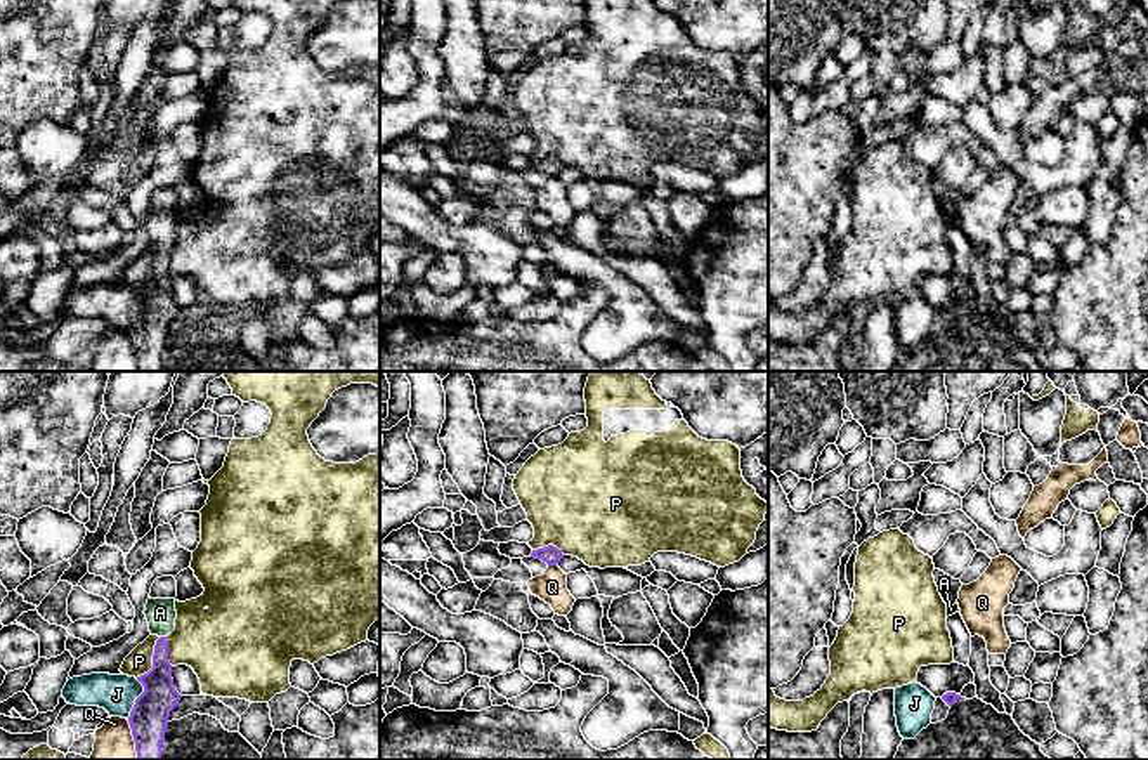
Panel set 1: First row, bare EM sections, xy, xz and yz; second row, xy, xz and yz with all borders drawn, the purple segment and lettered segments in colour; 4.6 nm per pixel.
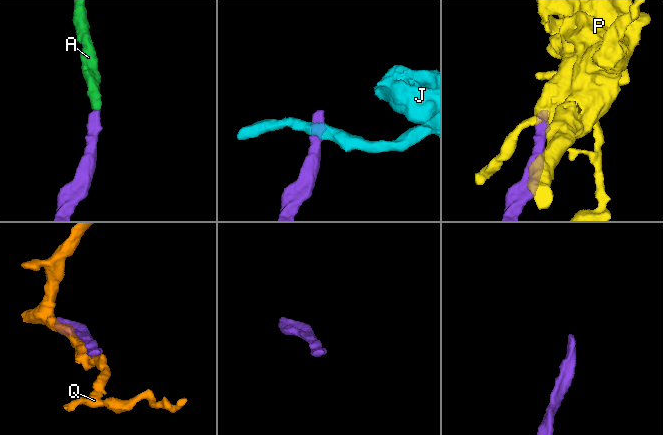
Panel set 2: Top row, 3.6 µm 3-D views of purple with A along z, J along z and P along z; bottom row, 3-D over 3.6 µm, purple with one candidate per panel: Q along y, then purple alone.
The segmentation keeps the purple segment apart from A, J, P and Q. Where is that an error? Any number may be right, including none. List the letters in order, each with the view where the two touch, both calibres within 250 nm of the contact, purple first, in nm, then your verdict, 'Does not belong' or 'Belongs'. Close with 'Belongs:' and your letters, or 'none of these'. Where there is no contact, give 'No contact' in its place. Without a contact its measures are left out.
A: Touches purple in xy. Thickness 140 nm (purple) against 140 nm. Belongs
J: Touches purple in xy. Thickness 180 nm (purple) against 180 nm. Does not belong
P: Touches purple in xy. Thickness 170 nm (purple) against 120 nm. Does not belong
Q: Touches purple in xy. Thickness 180 nm (purple) against 200 nm. Does not belong
Belongs: A

